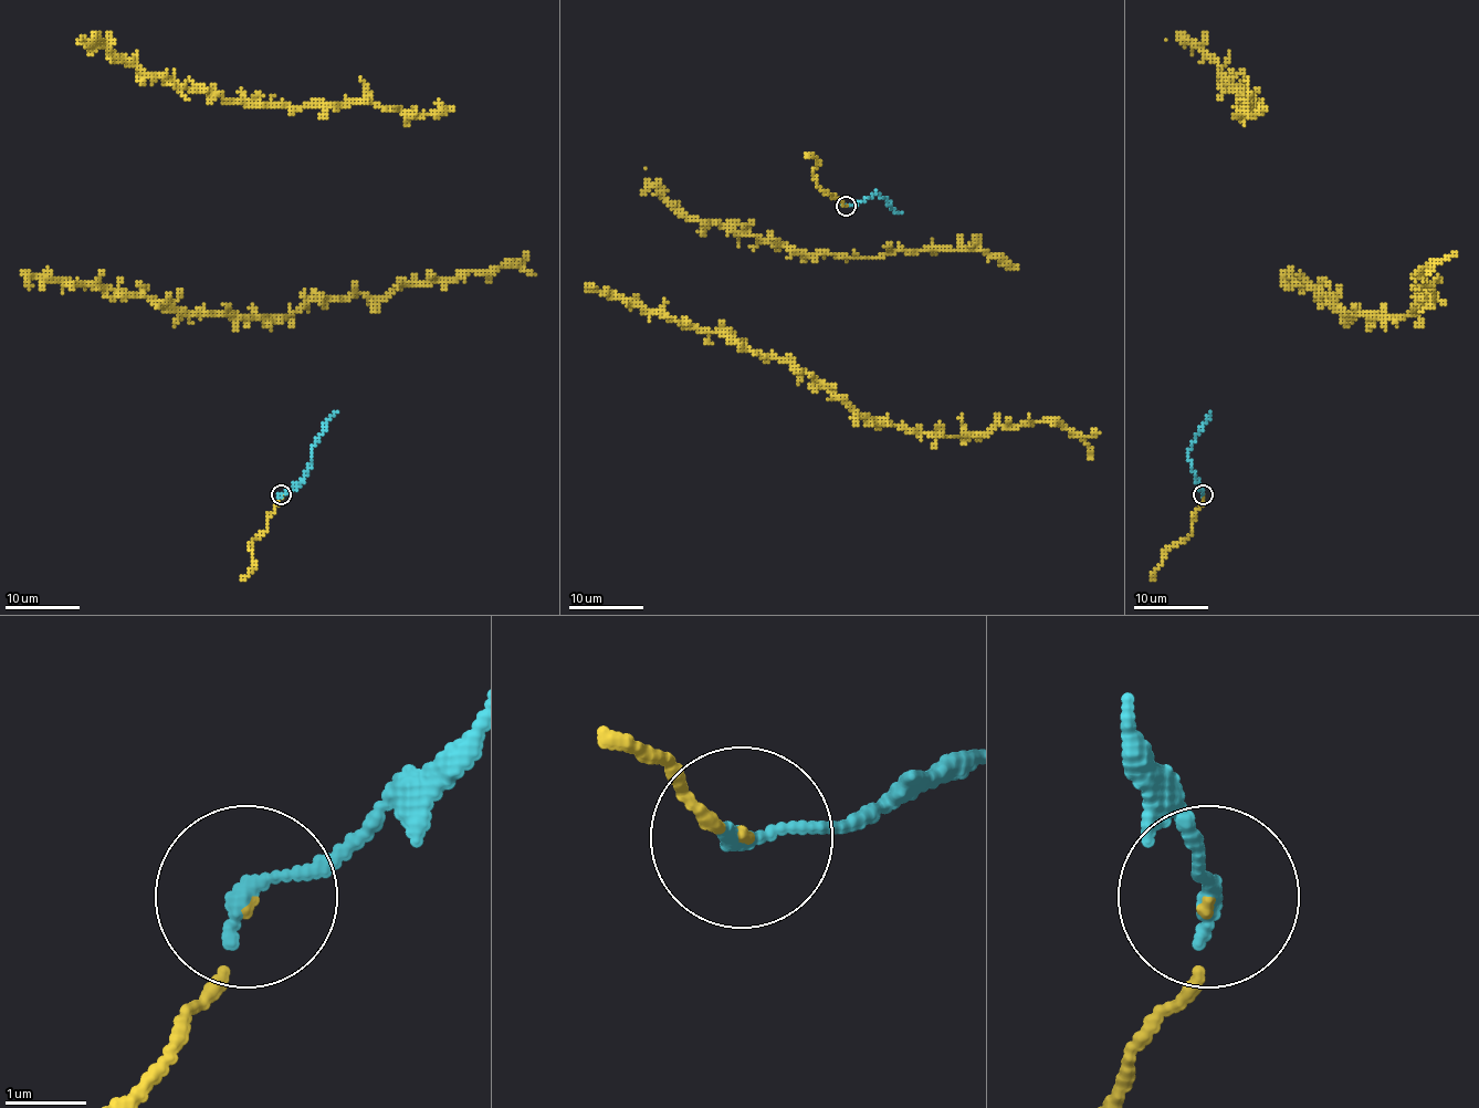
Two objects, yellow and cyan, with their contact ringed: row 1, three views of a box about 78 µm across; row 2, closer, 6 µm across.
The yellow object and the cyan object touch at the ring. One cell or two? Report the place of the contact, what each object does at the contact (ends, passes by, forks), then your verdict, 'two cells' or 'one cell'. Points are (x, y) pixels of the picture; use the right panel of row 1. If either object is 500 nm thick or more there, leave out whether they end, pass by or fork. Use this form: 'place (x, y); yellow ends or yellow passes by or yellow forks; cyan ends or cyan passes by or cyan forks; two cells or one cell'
place (1203, 494); yellow ends; cyan ends; one cell

